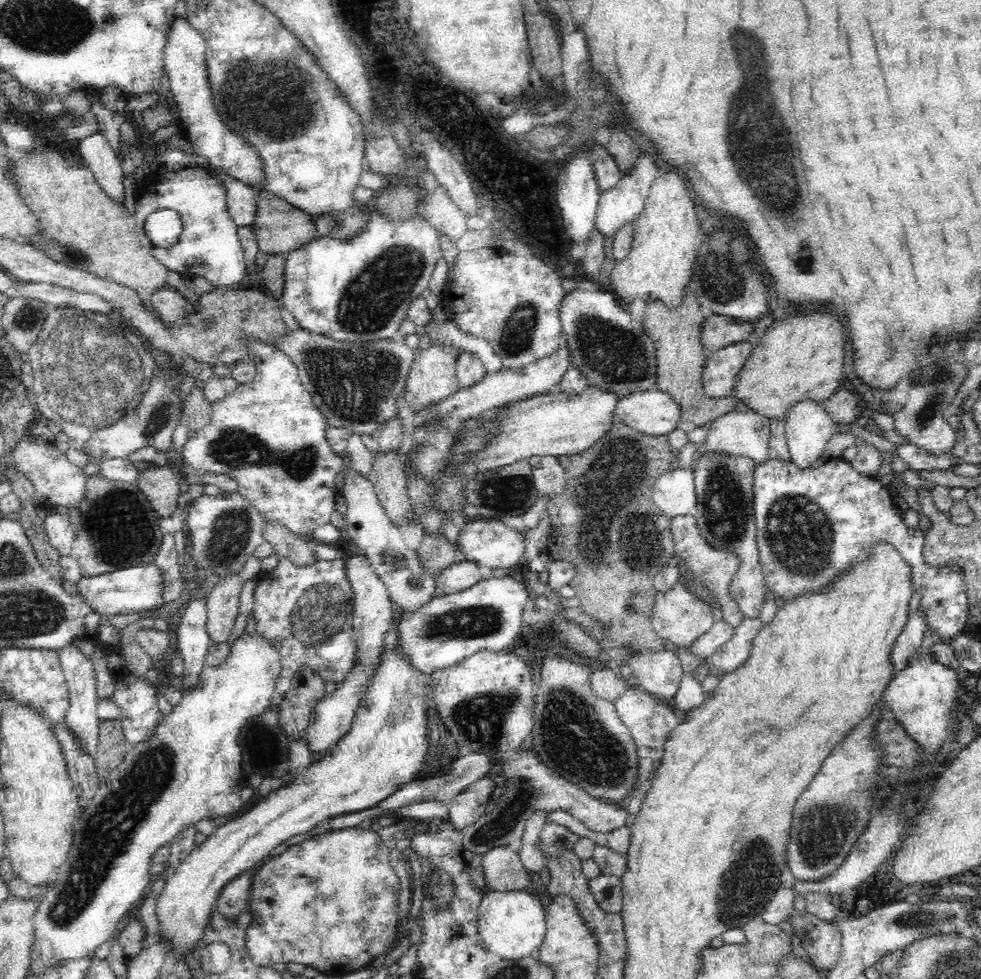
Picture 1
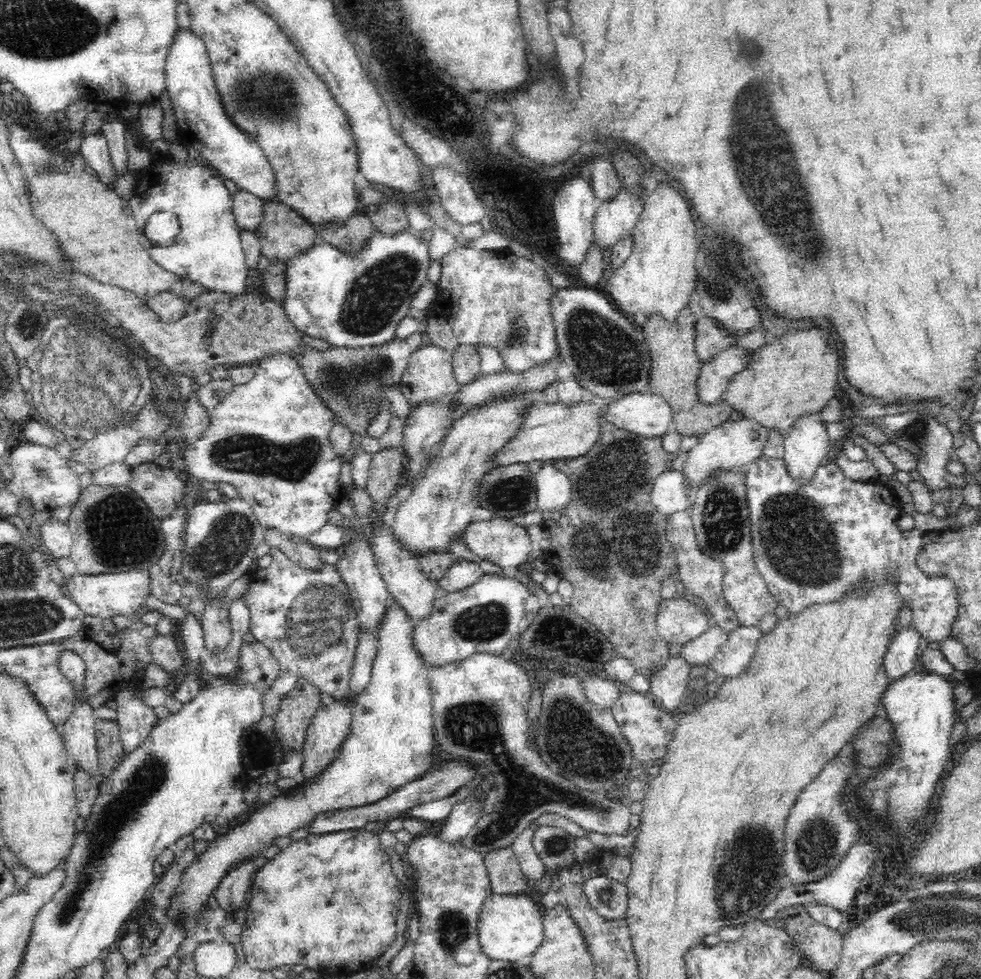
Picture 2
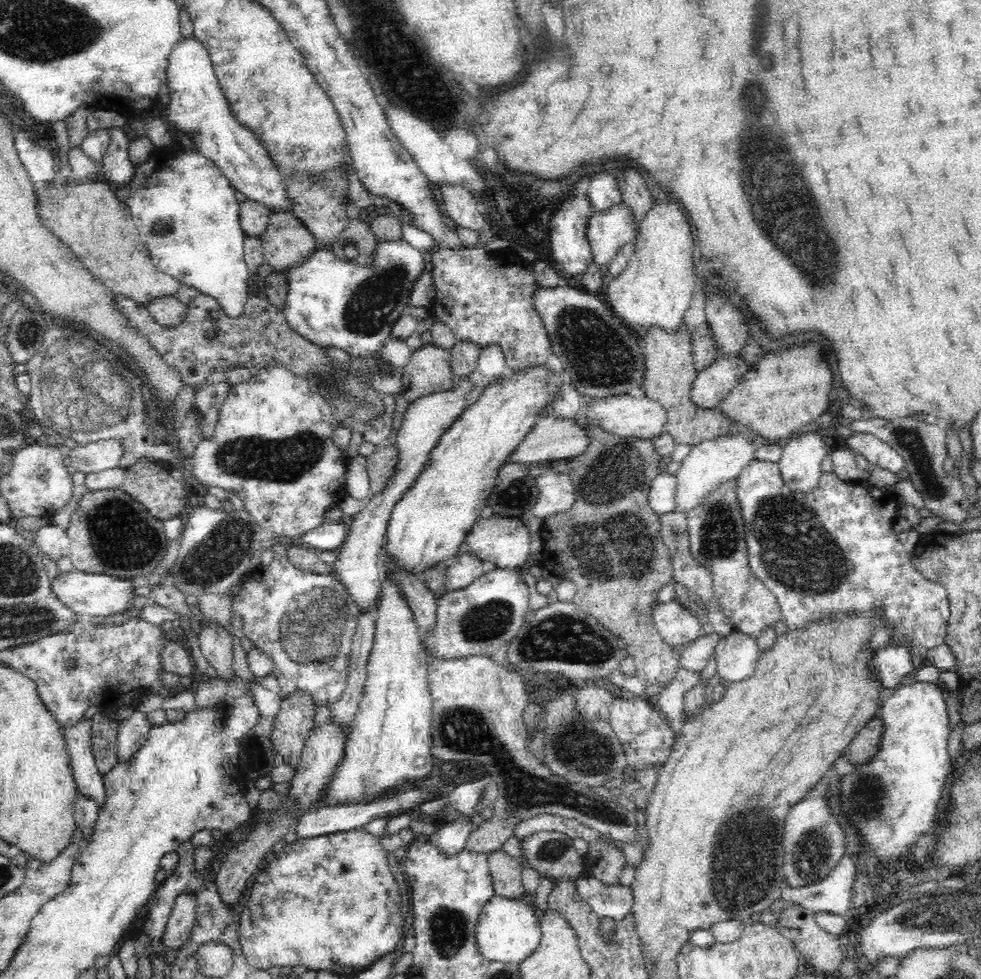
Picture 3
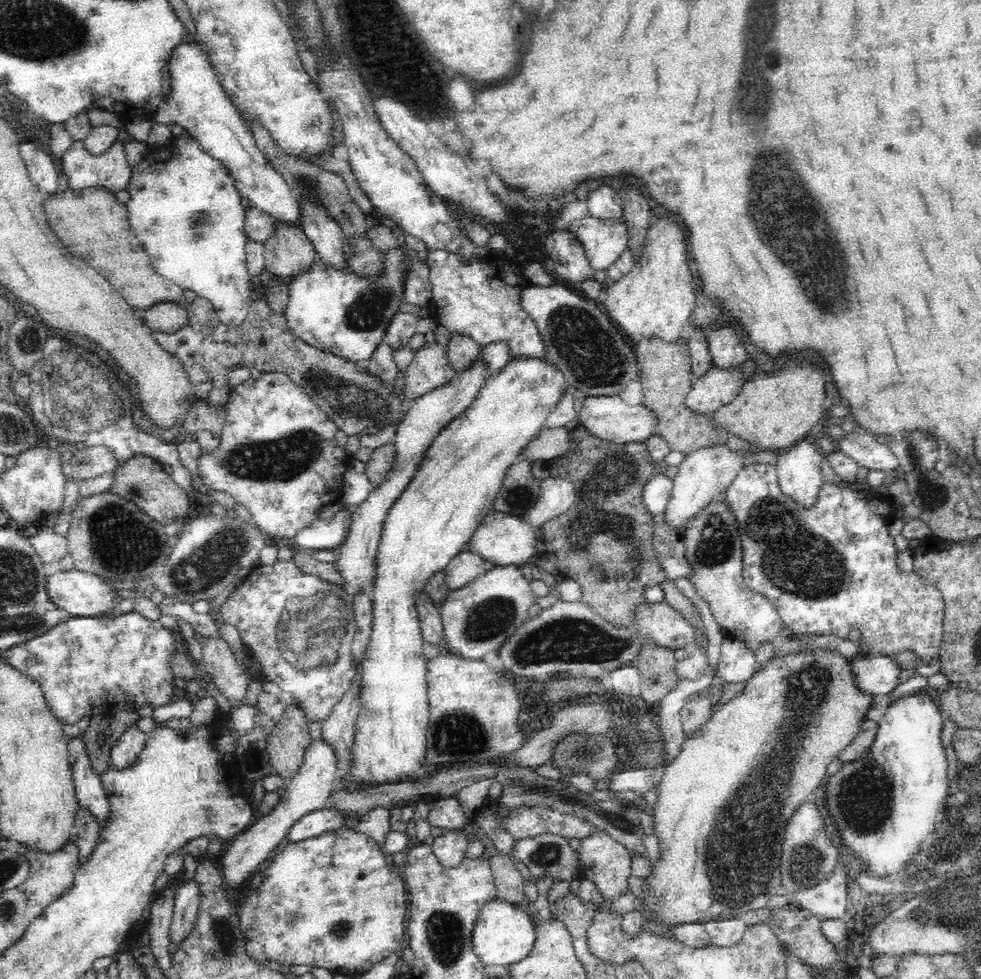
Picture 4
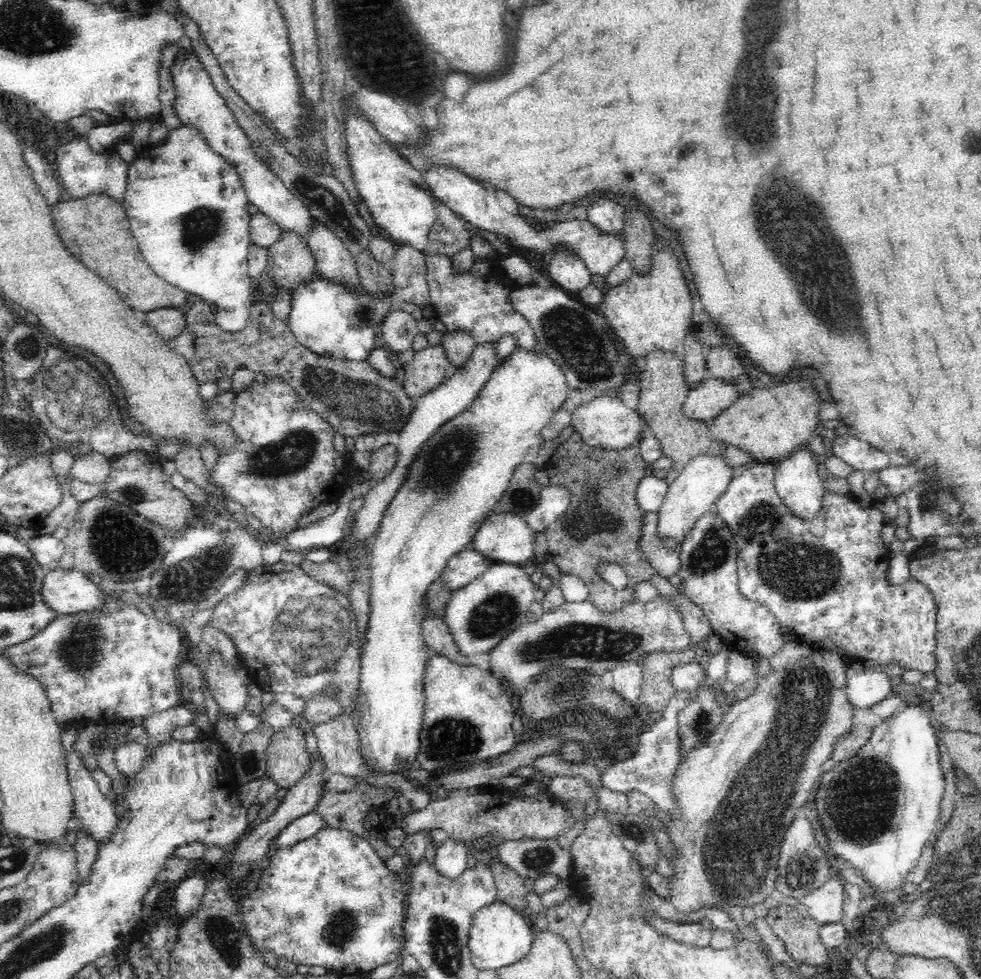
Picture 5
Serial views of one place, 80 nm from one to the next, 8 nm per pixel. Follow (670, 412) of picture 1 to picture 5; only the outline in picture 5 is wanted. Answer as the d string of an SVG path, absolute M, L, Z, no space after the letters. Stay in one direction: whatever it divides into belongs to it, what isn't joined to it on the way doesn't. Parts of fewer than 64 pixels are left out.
M598 396L588 402L582 401L574 410L571 418L574 430L582 434L584 441L594 447L621 449L632 445L638 445L644 436L646 417L635 408L628 408L616 396Z

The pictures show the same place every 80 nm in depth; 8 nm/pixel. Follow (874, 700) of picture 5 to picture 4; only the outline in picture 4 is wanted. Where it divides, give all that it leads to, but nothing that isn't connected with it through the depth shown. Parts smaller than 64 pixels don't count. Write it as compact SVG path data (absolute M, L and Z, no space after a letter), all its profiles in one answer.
M898 653L858 656L852 664L860 689L874 696L886 695L897 688L902 670Z

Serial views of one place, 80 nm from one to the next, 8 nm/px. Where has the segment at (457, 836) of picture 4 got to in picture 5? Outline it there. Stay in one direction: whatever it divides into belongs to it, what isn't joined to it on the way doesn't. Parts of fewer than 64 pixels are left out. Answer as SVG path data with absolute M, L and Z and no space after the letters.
M447 837L435 848L435 866L443 876L456 878L466 868L467 856L472 846L464 841Z

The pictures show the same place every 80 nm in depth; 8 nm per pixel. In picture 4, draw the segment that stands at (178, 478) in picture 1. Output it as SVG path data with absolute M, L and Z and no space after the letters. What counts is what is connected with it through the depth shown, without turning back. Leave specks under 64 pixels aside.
M135 456L128 462L116 468L116 482L108 491L114 491L117 495L131 500L140 507L144 513L156 522L167 525L169 523L182 524L190 508L189 495L184 488L178 486L172 479L172 475L166 474L163 464L150 456Z

